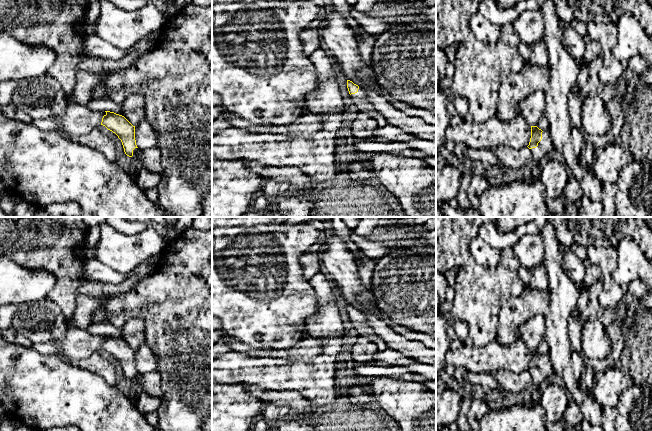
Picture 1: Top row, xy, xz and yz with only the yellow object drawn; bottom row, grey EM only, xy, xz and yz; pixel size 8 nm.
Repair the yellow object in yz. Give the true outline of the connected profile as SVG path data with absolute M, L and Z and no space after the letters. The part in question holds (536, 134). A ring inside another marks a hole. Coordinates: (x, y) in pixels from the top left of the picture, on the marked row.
M531 126L531 138L527 147L531 151L531 161L535 163L539 163L544 156L551 157L555 150L549 132L537 126Z

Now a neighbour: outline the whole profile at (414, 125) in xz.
M364 87L363 90L376 112L382 114L387 119L388 124L401 128L406 133L421 139L436 141L435 124L429 124L421 117L410 116L397 109L389 100L379 95L371 87Z

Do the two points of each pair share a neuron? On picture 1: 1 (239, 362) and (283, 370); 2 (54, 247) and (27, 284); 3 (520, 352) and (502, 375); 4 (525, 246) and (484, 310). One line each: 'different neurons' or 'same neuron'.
1: same neuron
2: different neurons
3: different neurons
4: different neurons

